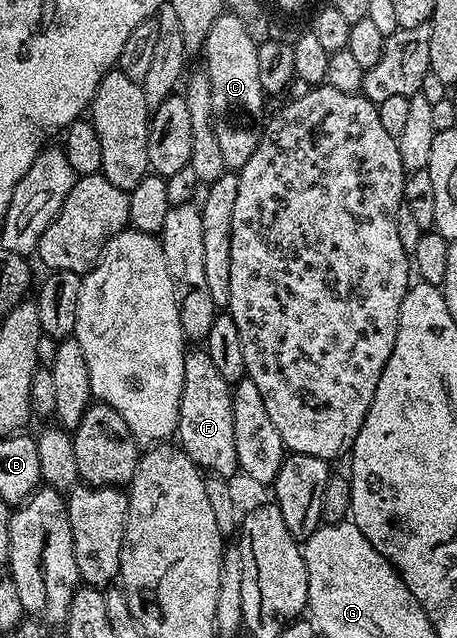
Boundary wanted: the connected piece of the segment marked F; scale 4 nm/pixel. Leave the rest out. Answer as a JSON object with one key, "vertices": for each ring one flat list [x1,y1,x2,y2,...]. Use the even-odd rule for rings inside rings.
{"vertices":[[205,348,195,349,198,350,187,352,184,359,184,387,180,395,176,441,199,469,230,479,233,473,239,472,236,431,232,431,232,385,224,379,224,375,220,375,220,371,216,371]]}

